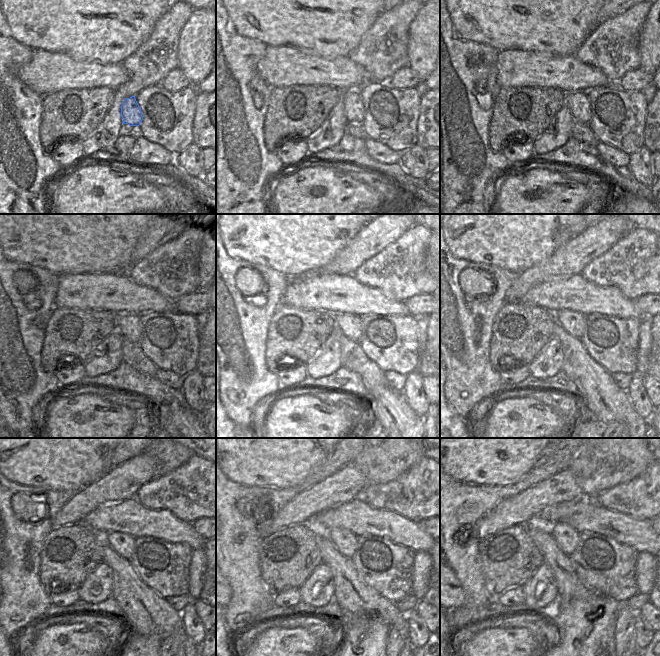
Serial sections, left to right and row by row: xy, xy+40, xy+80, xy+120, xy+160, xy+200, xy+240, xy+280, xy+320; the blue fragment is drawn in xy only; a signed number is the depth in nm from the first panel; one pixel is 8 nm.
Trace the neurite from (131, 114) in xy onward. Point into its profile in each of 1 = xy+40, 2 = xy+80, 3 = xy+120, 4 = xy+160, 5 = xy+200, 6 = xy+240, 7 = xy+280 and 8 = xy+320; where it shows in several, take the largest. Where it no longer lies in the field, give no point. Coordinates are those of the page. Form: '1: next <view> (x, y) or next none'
1: next xy+40 (354, 111)
2: next xy+80 (577, 102)
3: next xy+120 (128, 325)
4: next xy+160 (348, 324)
5: next xy+200 (573, 323)
6: next xy+240 (123, 544)
7: next xy+280 (345, 541)
8: next xy+320 (567, 538)

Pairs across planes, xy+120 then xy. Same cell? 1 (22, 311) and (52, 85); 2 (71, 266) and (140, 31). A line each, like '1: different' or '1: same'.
1: different
2: same

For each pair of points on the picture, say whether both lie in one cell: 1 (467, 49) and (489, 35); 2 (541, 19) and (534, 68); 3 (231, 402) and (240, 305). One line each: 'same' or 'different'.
1: different
2: different
3: same

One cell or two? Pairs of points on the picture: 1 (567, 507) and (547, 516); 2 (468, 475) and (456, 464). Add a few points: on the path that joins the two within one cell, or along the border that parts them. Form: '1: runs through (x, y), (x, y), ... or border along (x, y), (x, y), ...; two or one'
1: runs through (562, 511), (552, 514); one
2: runs through (465, 472), (459, 466); one

